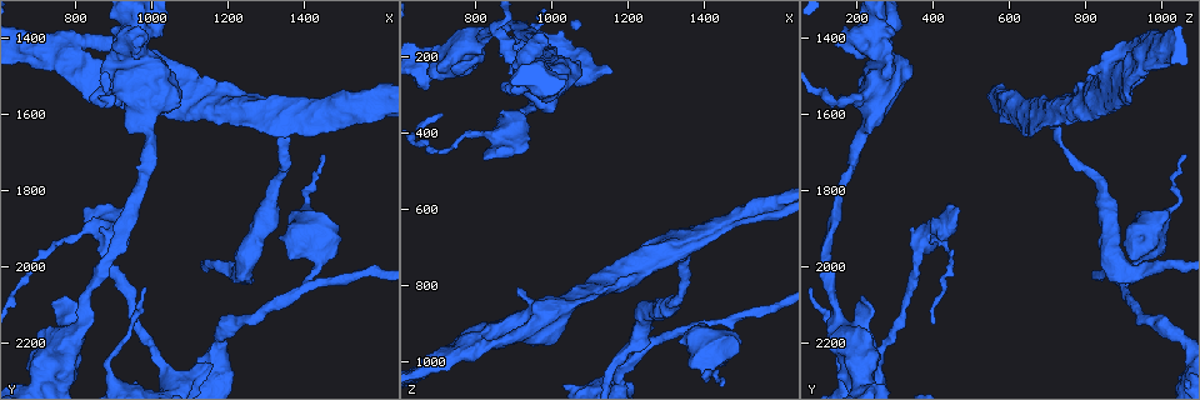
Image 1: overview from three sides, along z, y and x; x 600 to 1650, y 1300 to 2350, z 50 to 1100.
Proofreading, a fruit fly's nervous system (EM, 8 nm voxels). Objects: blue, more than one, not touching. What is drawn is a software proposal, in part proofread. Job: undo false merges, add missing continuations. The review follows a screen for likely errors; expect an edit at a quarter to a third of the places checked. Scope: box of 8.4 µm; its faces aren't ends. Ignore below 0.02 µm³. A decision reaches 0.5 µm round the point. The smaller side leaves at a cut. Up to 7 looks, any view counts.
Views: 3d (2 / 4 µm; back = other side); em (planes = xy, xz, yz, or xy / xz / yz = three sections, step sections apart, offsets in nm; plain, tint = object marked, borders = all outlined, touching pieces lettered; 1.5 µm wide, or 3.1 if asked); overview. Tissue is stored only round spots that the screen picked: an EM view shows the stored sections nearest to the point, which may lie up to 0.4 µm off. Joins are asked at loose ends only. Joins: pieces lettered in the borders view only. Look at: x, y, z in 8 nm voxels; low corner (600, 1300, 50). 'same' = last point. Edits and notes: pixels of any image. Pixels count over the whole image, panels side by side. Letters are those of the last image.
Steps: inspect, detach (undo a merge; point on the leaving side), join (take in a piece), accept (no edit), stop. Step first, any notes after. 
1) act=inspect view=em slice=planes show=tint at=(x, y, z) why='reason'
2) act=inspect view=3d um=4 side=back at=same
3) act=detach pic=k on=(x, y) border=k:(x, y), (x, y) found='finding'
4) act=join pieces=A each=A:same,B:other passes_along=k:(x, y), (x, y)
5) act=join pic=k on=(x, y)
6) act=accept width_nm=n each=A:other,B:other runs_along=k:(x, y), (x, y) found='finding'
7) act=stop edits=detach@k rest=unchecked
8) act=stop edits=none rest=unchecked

act=inspect view=em slice=xz step=8 show=tint at=(1230, 2020, 930) why='abrupt turn'

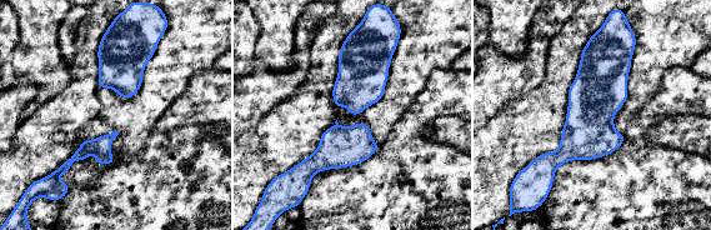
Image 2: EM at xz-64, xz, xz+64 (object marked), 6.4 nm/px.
act=inspect view=em slice=xy step=4 show=borders at=same

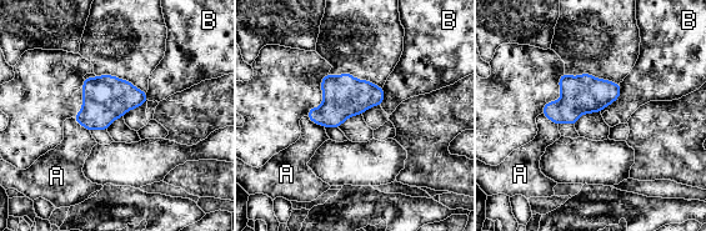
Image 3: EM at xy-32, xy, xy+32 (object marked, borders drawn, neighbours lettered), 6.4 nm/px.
act=accept longest_contact=B:220nm each=A:other,B:other border=3:(306, 115), (324, 127) found='continuous, no second neuron'

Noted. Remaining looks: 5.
act=inspect view=em slice=planes show=borders at=(1105, 1475, 835) why='an open end'

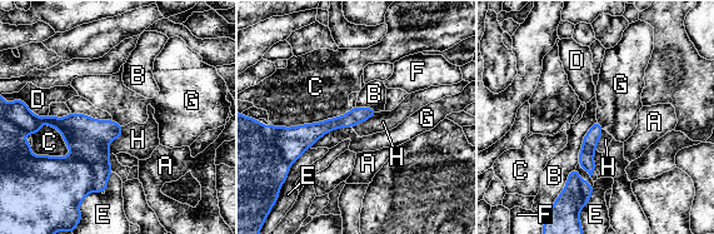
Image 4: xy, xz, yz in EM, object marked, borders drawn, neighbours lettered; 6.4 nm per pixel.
act=accept each=A:other,B:other,C:other,D:other,E:other,F:other,G:other,H:other found='no lettered piece goes on from it'

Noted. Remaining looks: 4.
act=inspect view=3d um=4 at=(825, 1850, 470) why='free end'

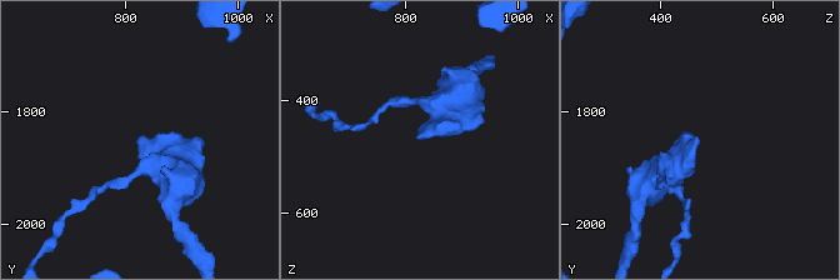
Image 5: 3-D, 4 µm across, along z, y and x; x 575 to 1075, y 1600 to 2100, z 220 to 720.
act=inspect view=em slice=xy step=8 show=borders at=(820, 1850, 465)

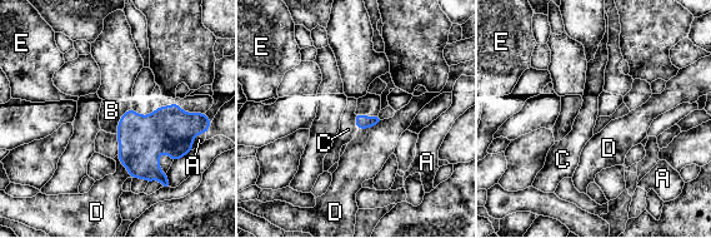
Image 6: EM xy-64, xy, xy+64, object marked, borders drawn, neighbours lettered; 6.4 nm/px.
act=accept each=A:other,B:other,C:other,D:other,E:other border=6:(130, 108), (120, 118), (115, 133) found='none of them fits'

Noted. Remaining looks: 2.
act=stop edits=none rest=unchecked

